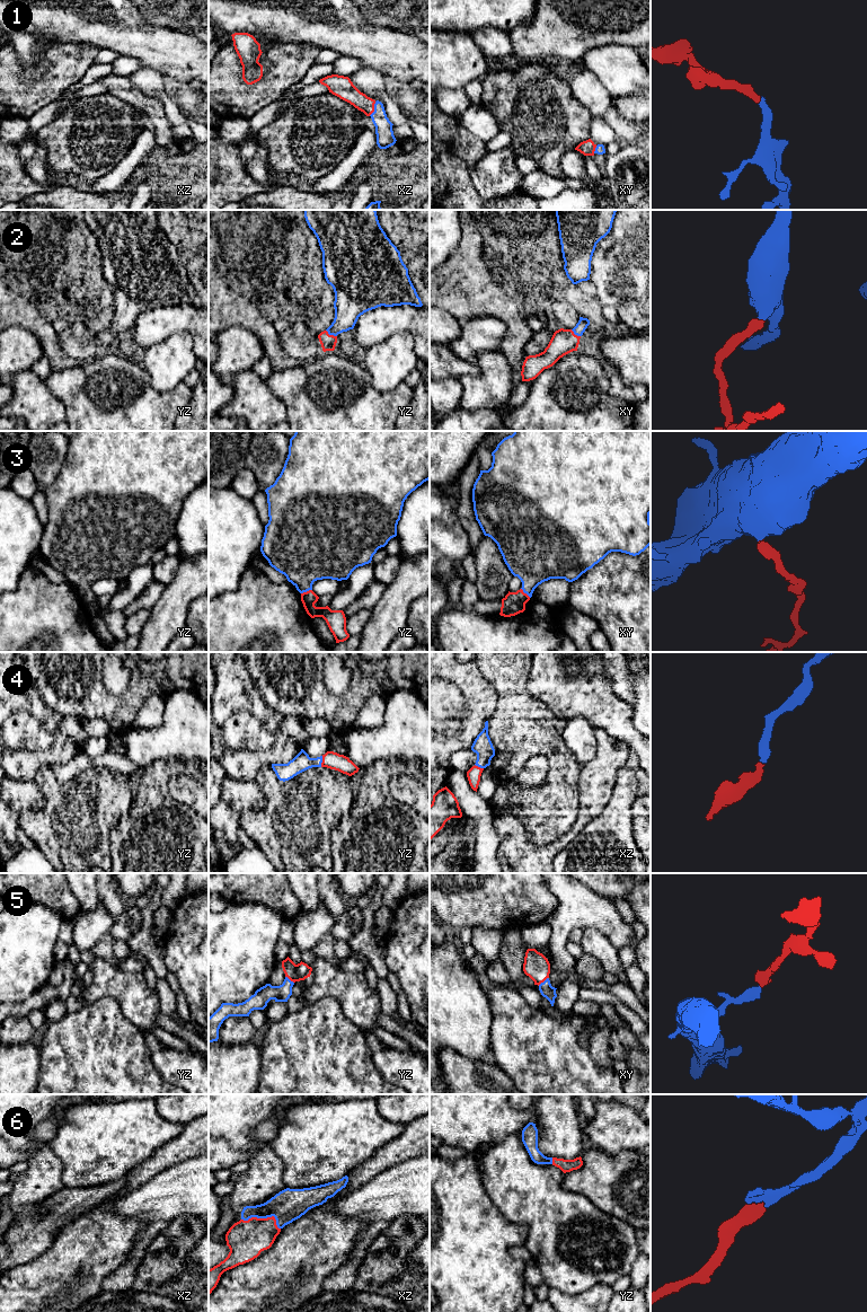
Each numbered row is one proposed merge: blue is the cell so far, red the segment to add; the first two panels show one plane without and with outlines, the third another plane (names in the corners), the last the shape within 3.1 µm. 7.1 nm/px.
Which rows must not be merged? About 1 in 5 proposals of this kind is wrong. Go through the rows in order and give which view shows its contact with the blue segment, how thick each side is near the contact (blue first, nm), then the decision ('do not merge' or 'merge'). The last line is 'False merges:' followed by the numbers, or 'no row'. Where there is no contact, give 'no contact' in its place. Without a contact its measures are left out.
1: xz | 130/140 nm | merge
2: yz | 220/110 nm | merge
3: yz | 380/110 nm | merge
4: yz | 120/120 nm | merge
5: xy | 100/180 nm | merge
6: xz | 220/280 nm | merge
False merges: no row

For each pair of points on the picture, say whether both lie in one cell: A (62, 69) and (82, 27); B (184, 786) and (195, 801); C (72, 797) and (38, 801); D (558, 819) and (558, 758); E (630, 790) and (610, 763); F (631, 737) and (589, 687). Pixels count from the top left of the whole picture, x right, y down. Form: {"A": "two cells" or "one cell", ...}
{"A": "two cells", "B": "one cell", "C": "two cells", "D": "one cell", "E": "two cells", "F": "one cell"}

